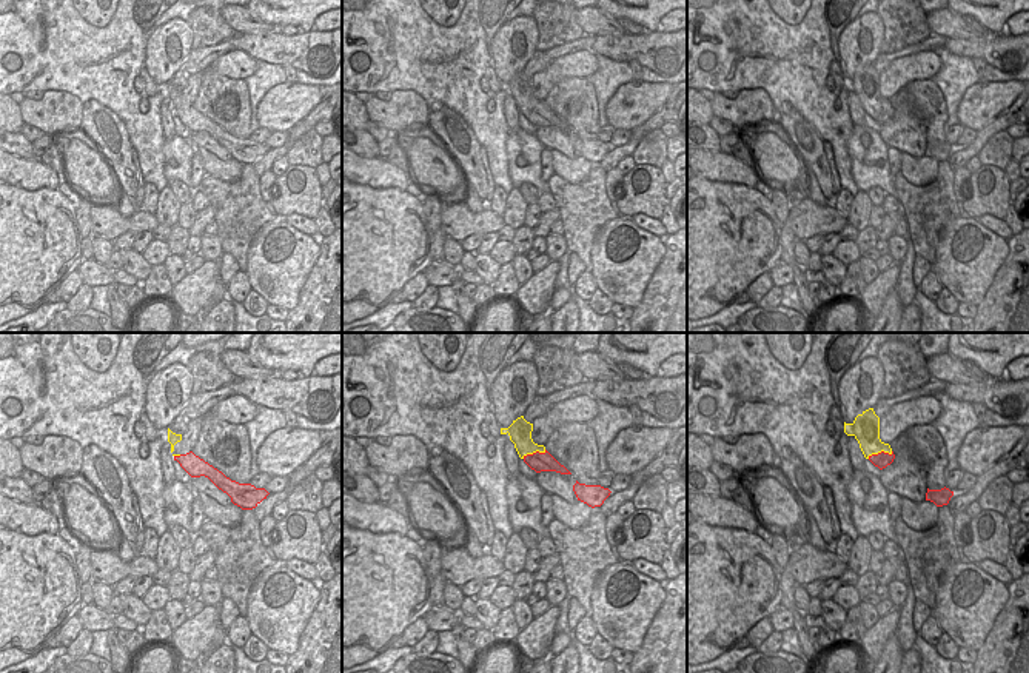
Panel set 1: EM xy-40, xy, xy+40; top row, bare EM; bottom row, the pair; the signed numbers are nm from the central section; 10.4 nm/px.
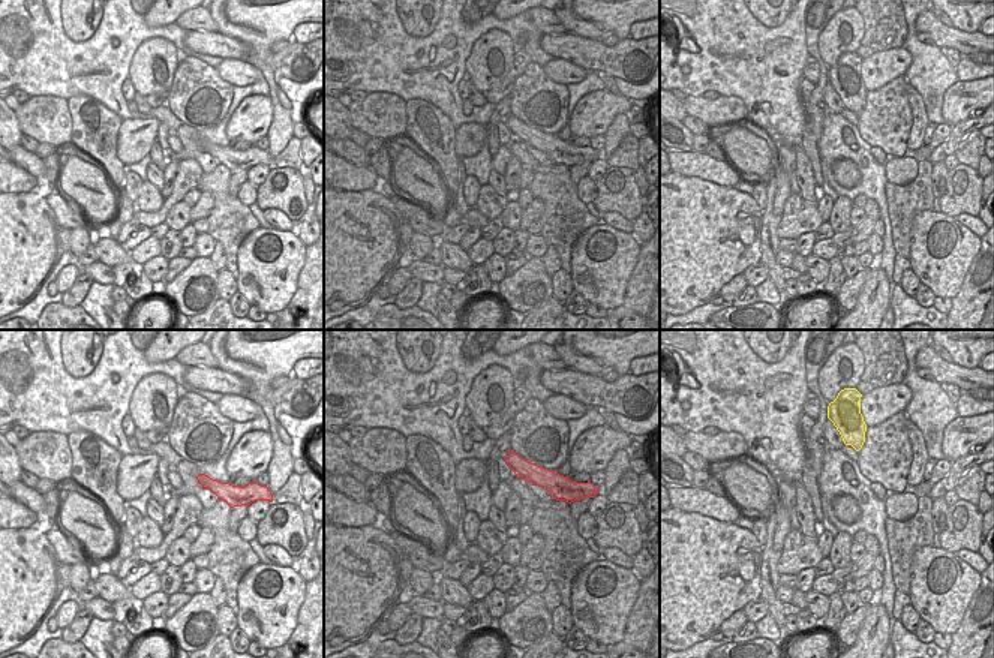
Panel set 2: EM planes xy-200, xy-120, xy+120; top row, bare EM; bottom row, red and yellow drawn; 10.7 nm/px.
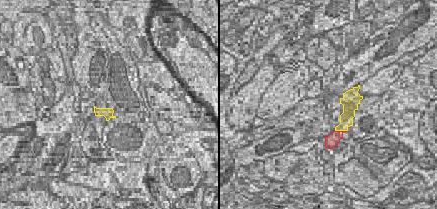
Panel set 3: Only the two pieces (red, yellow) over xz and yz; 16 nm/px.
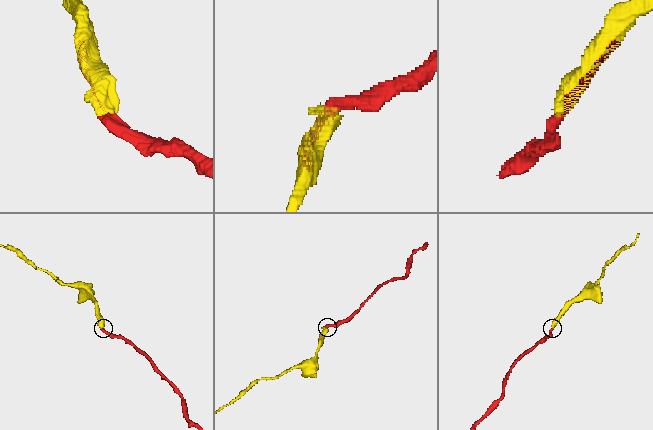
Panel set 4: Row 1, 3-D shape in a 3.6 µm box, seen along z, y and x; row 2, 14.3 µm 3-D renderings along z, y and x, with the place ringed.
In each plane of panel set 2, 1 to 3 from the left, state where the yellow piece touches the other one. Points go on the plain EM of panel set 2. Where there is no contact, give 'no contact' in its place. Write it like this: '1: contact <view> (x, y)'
1: no contact
2: no contact
3: contact xy+120 (850, 110)

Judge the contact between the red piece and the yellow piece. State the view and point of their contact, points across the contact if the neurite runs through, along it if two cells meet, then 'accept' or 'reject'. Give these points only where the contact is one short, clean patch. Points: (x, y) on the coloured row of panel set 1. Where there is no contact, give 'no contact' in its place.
xy+40 (881, 452) | reject

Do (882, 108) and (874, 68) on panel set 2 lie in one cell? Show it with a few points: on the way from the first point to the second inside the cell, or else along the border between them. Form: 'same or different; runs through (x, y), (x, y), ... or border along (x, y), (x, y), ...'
different; border along (903, 74), (867, 92)

